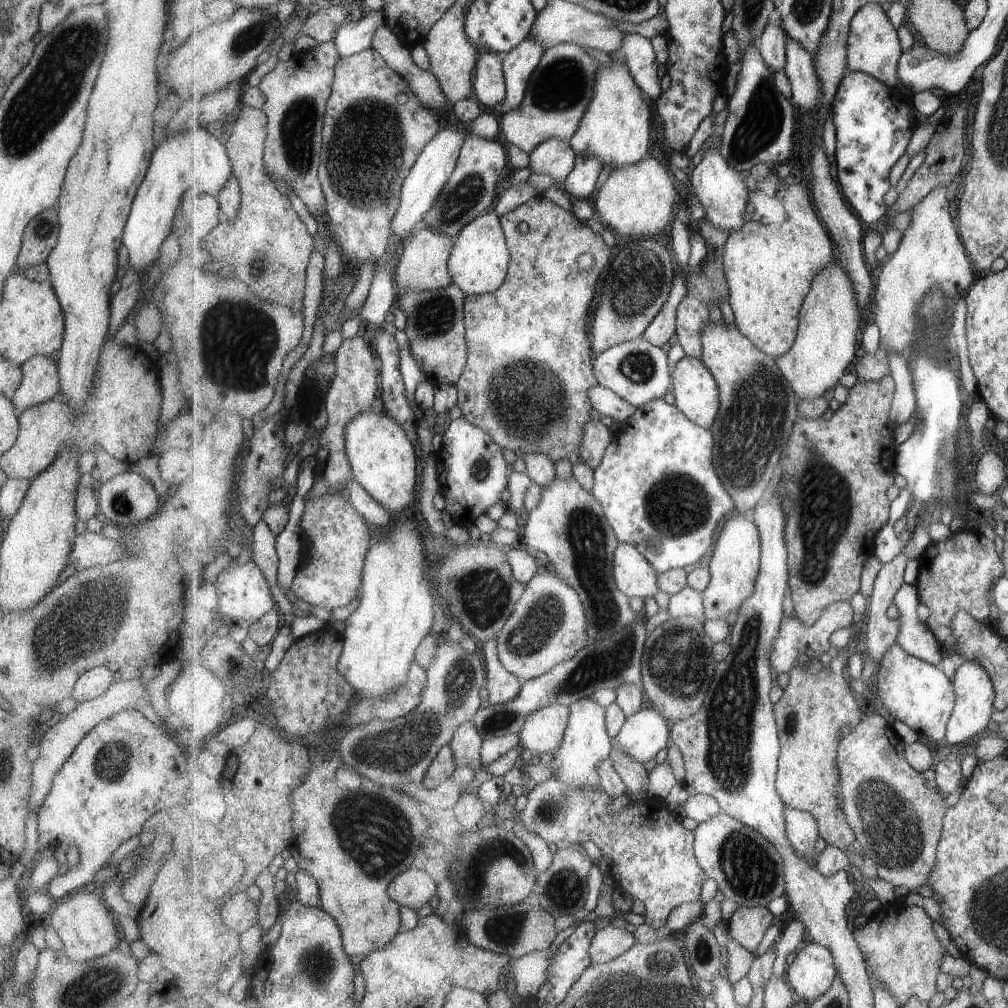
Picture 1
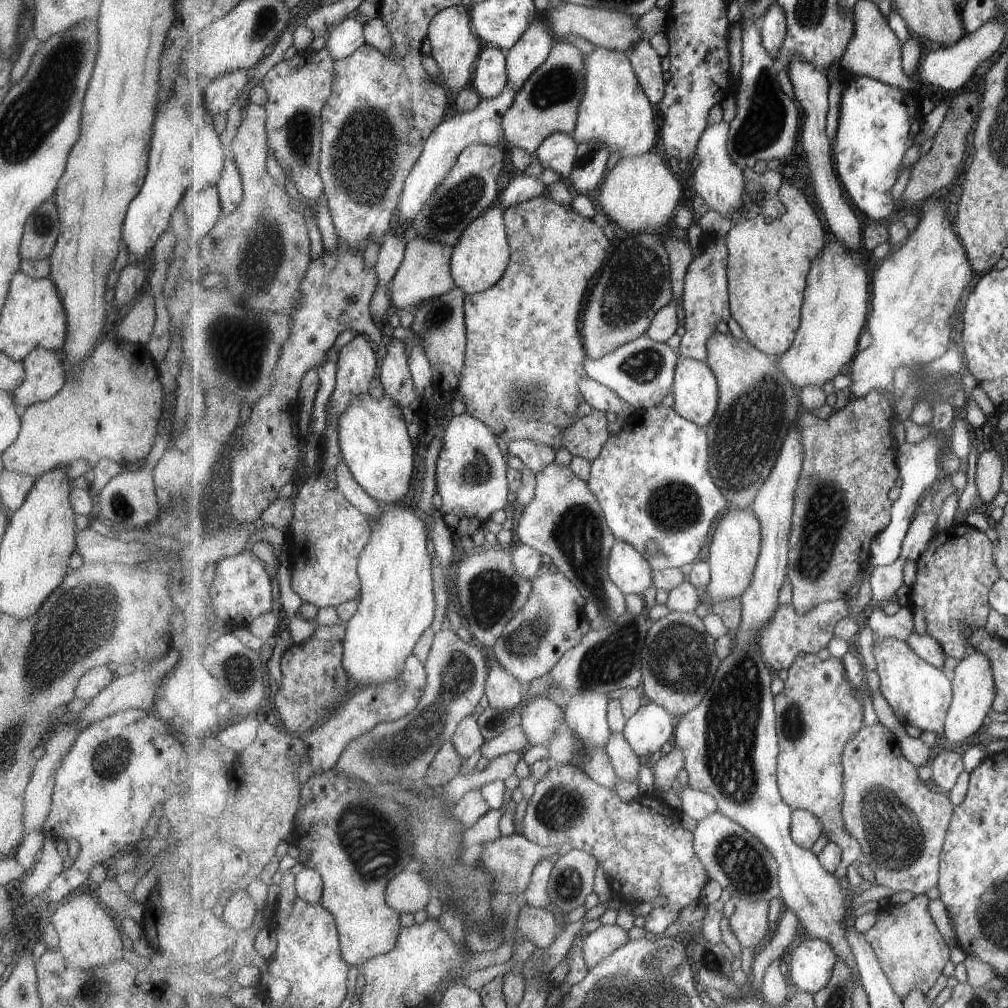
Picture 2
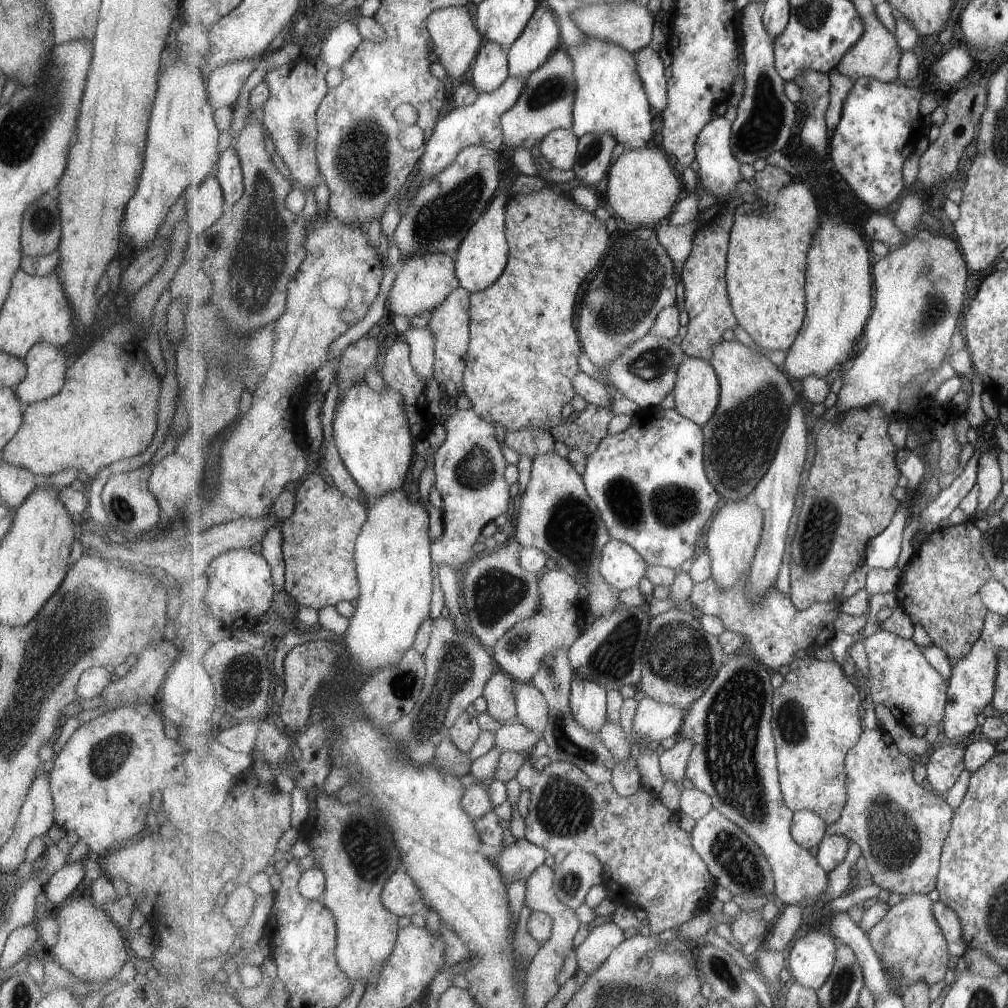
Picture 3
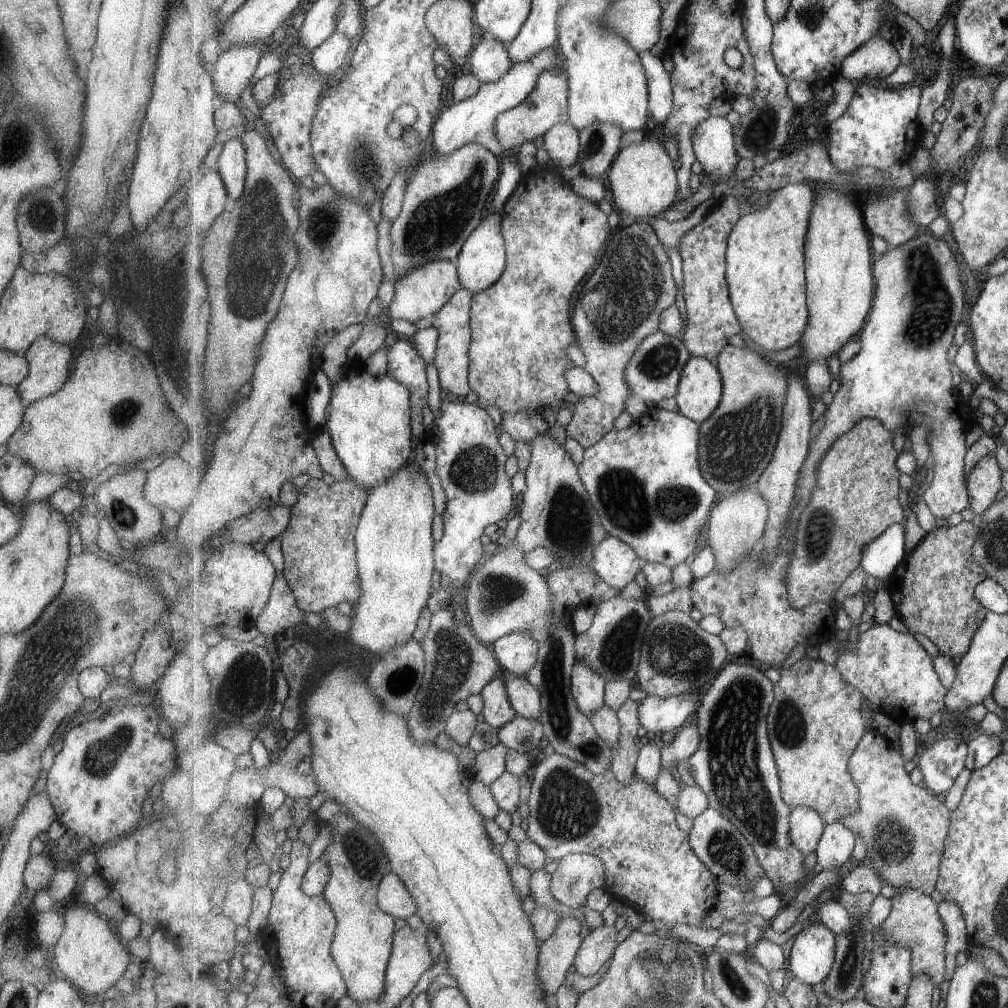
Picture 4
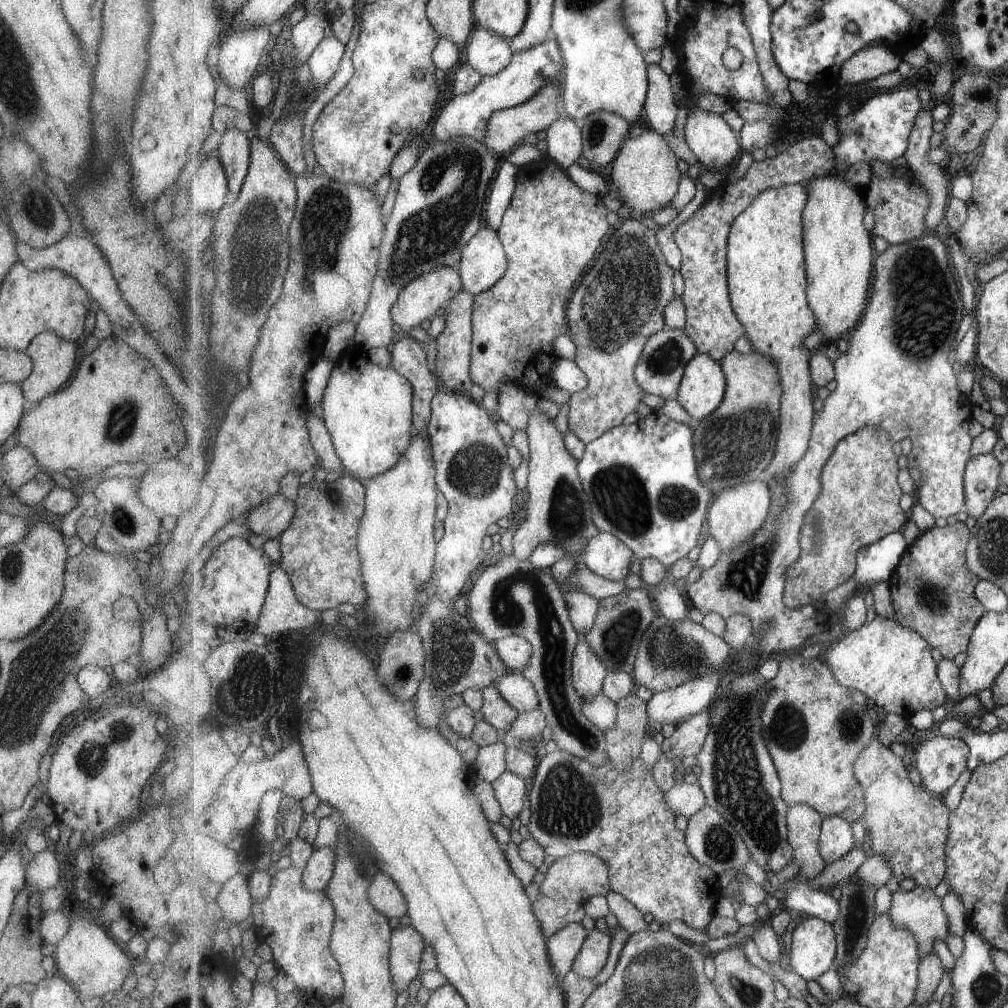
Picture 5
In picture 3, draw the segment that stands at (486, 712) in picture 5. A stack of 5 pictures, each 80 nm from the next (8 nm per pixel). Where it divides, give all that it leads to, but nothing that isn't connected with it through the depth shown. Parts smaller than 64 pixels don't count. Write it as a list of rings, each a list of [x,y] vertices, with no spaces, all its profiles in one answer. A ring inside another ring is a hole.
[[[500,669],[489,679],[483,697],[487,700],[487,711],[494,719],[503,722],[517,720],[516,681],[513,676]]]

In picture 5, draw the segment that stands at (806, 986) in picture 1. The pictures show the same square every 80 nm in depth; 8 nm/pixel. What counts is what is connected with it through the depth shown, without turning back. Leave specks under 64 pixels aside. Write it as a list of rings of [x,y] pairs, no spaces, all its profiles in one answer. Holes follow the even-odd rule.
[[[804,916],[793,931],[788,967],[805,980],[817,980],[833,968],[838,953],[836,930],[817,917]]]

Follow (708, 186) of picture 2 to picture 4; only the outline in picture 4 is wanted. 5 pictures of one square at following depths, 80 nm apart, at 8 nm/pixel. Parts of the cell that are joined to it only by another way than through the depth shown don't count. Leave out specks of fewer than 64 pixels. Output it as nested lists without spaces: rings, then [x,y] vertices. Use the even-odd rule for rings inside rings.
[[[709,116],[692,132],[694,149],[703,171],[718,178],[729,180],[739,164],[734,124],[725,116]]]

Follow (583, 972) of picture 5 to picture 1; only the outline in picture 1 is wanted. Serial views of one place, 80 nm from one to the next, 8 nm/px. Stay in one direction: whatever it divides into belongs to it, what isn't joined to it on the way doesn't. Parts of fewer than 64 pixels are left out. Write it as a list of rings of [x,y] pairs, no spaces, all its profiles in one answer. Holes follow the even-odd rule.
[[[609,924],[602,930],[598,930],[597,937],[593,938],[592,946],[589,948],[592,964],[610,962],[636,943],[637,940],[631,932]]]

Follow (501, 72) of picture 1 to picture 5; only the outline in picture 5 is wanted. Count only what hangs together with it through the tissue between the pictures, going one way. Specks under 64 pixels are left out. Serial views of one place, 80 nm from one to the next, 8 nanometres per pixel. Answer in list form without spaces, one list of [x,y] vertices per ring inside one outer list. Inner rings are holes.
[[[481,26],[475,27],[464,49],[464,59],[483,76],[501,72],[514,57],[511,40]]]

